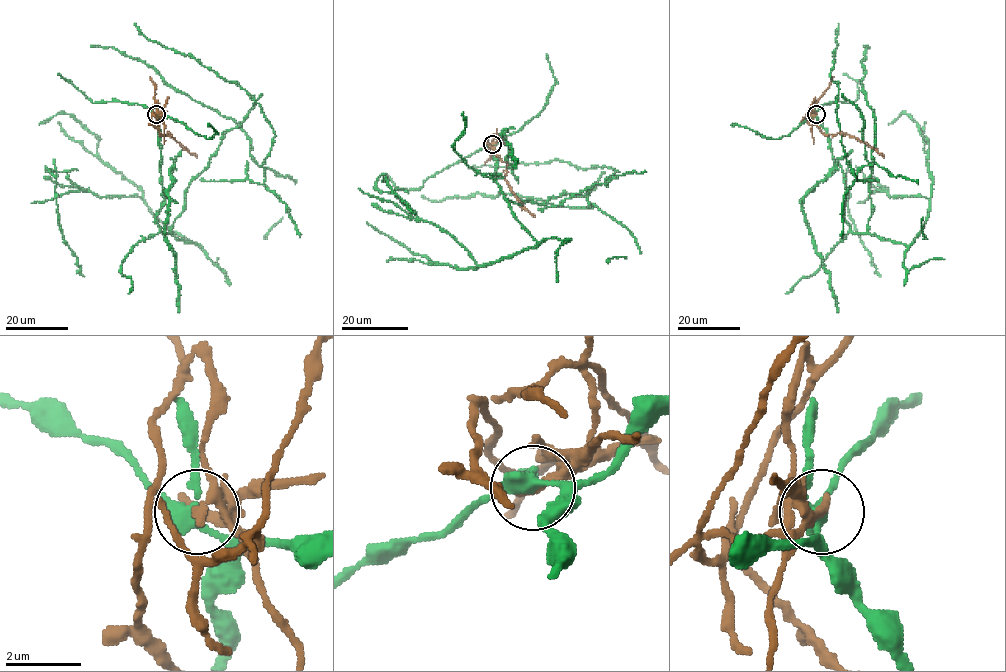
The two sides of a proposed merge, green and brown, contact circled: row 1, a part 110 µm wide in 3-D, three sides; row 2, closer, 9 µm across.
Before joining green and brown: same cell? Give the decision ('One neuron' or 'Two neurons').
Two neurons

